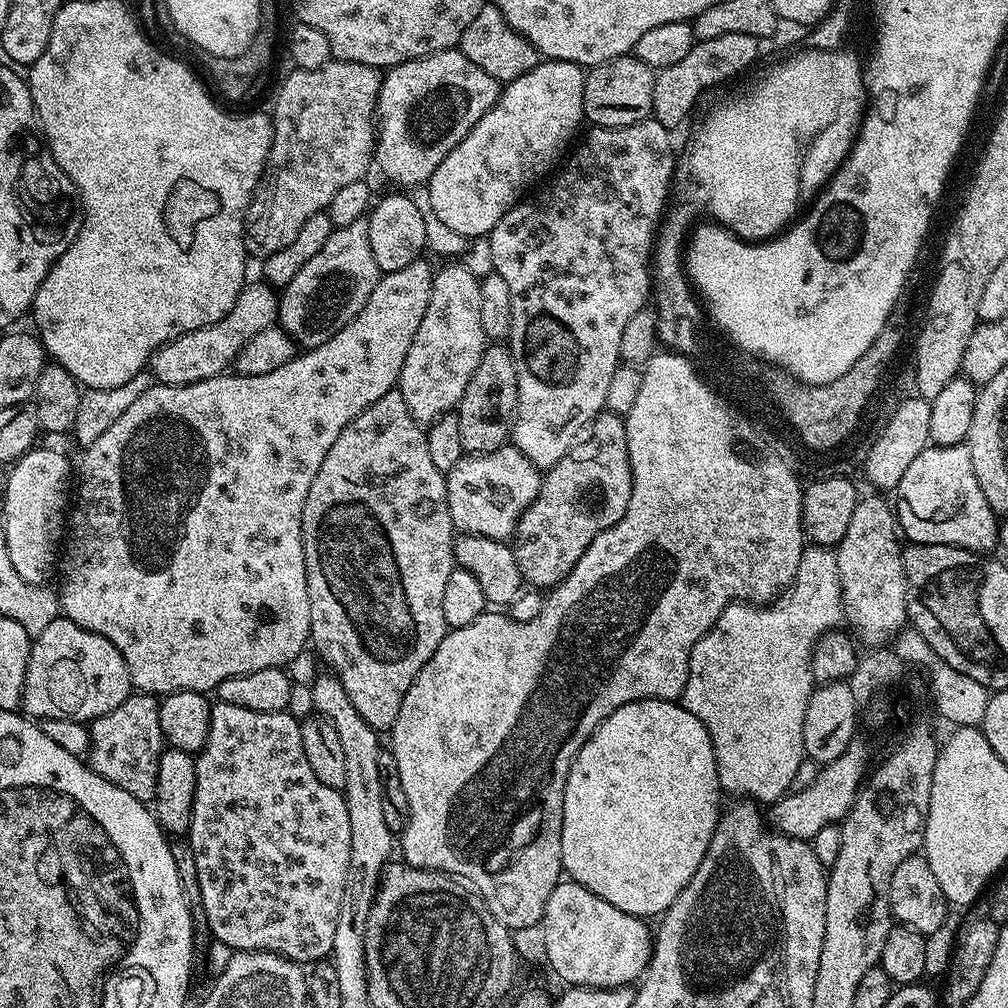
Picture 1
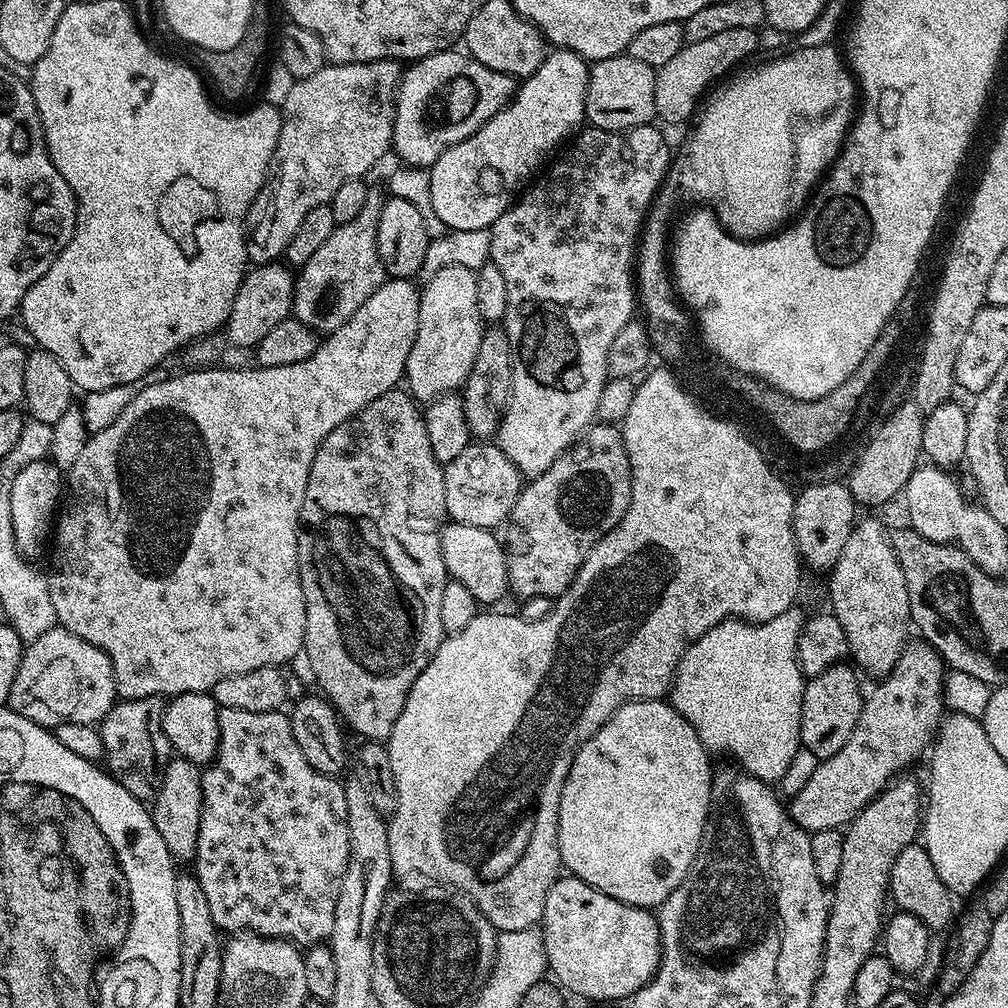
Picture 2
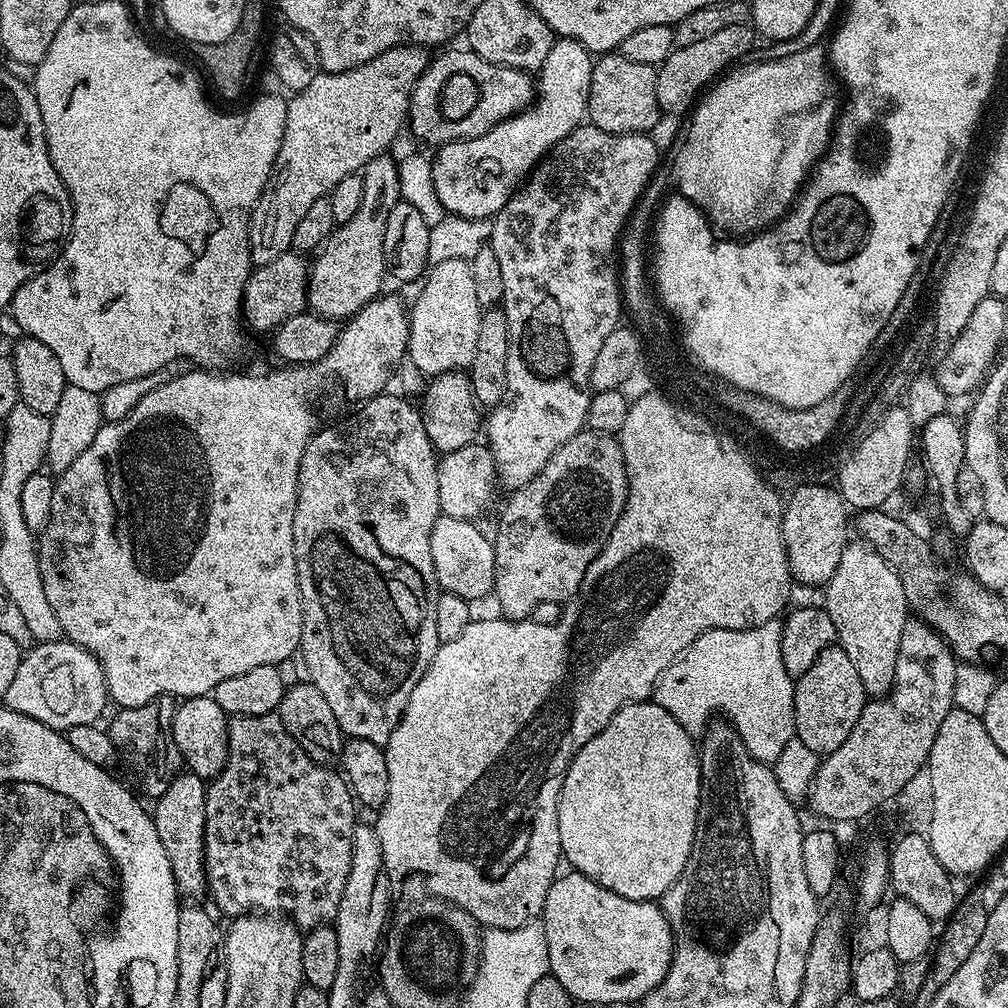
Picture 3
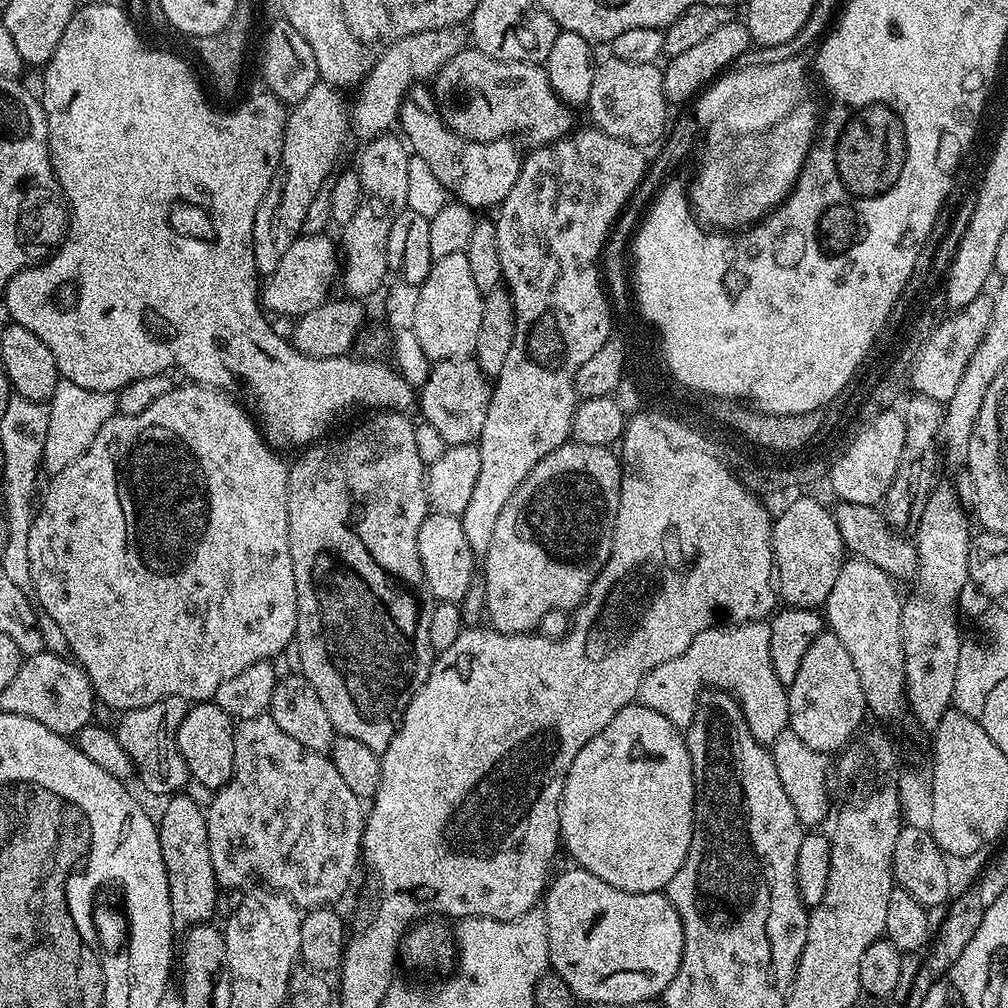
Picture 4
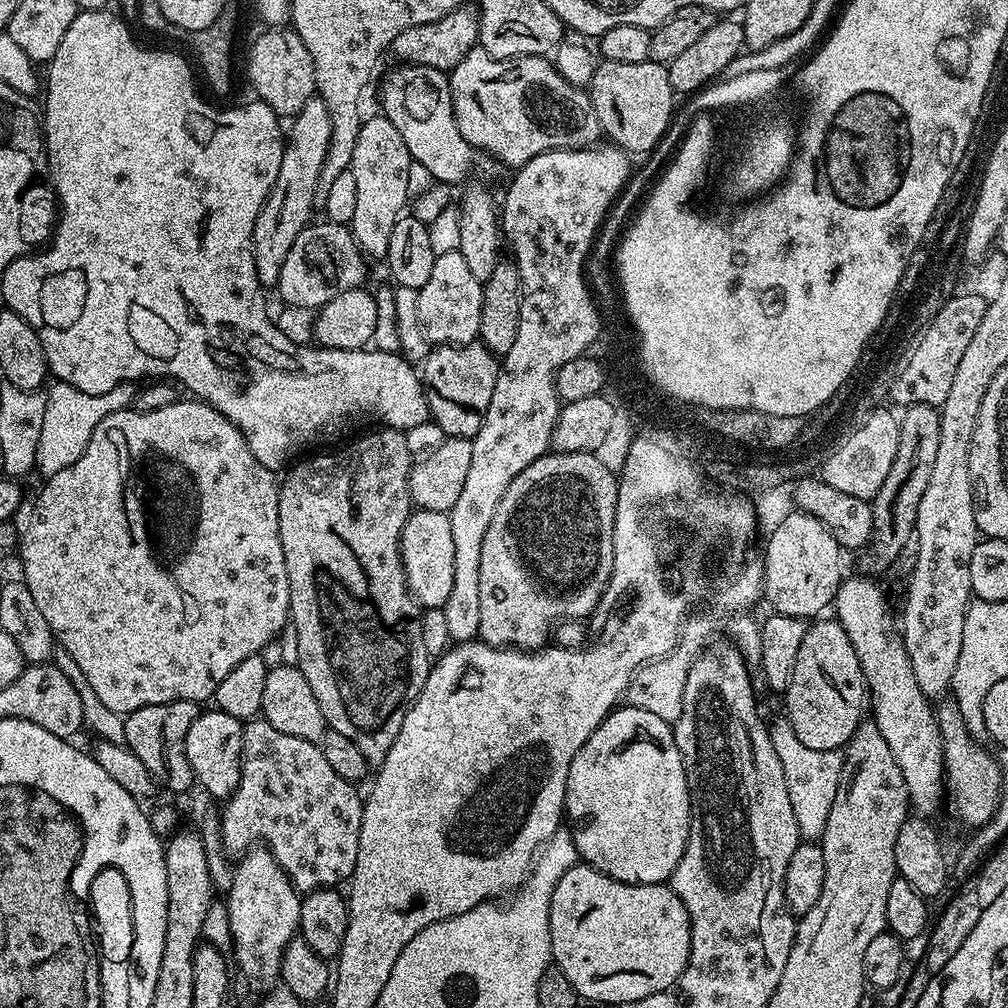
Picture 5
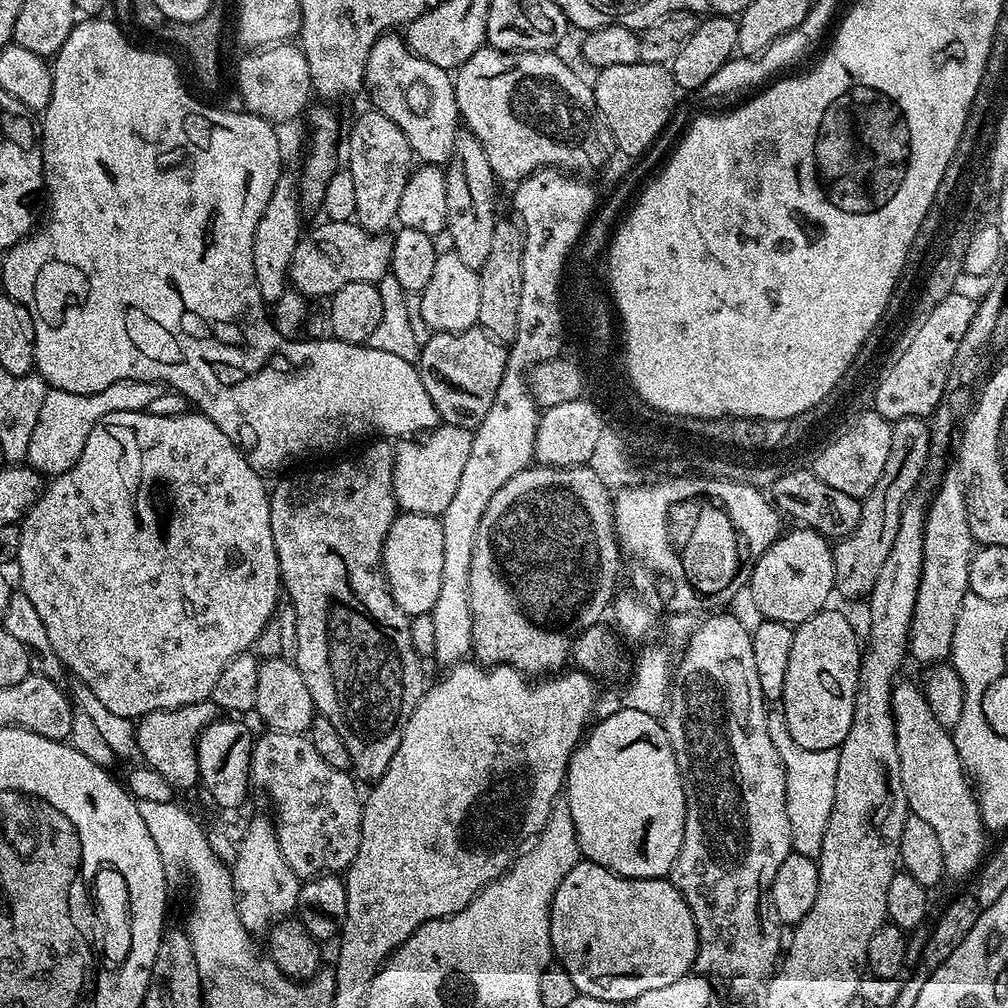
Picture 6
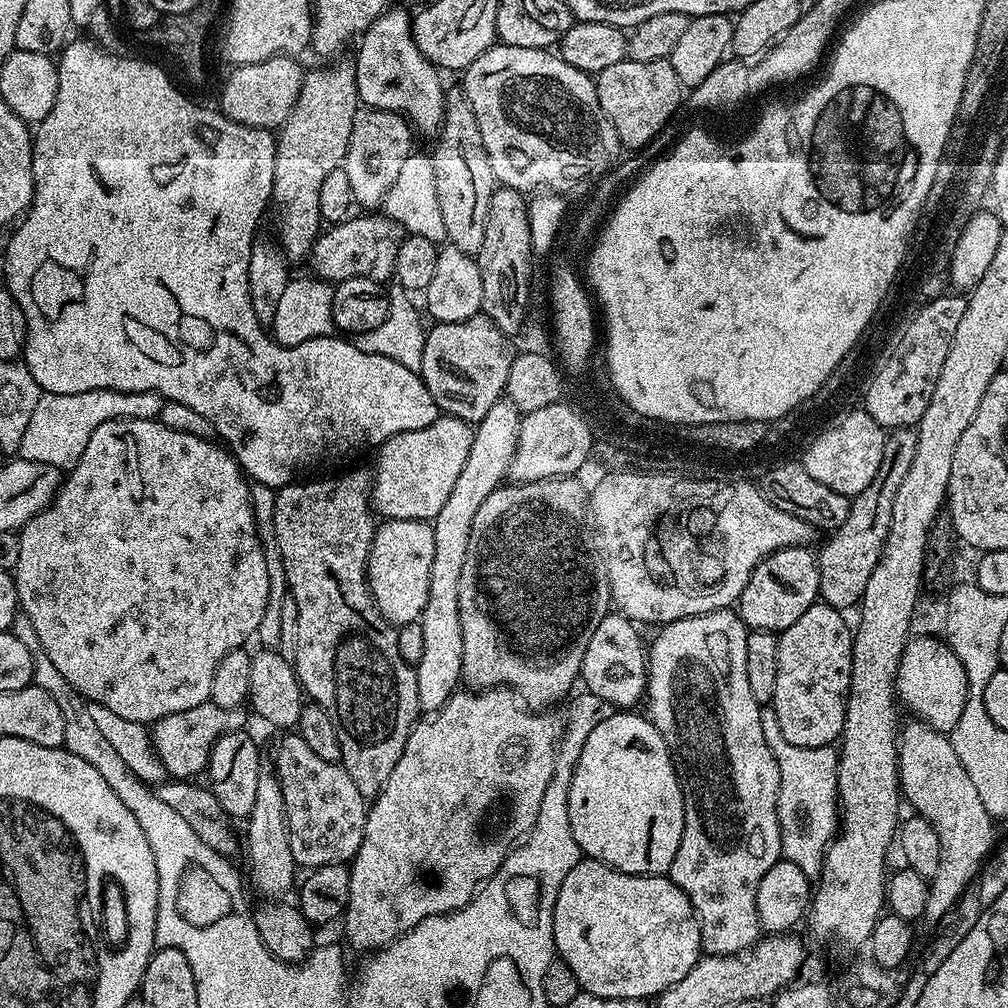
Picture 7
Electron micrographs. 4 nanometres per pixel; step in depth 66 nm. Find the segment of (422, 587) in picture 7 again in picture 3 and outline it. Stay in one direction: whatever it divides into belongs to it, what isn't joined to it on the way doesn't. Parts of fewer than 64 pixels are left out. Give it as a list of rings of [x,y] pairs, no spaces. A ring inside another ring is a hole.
[[[440,515],[434,522],[434,530],[430,533],[430,554],[434,558],[436,583],[450,594],[458,594],[463,600],[477,602],[483,596],[491,597],[496,586],[496,546],[491,539],[484,537],[484,532],[473,521],[462,518],[450,518]]]

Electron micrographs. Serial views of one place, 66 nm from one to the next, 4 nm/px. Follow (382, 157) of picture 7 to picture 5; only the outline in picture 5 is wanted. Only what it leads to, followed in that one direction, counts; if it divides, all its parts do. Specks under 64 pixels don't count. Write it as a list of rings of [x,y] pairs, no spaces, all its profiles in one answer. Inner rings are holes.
[[[376,114],[376,116],[370,117],[369,120],[367,117],[367,119],[361,123],[360,129],[358,130],[358,142],[354,142],[354,158],[352,159],[352,167],[350,169],[350,171],[354,174],[354,183],[358,185],[358,199],[354,210],[354,218],[350,225],[350,231],[356,240],[356,244],[359,246],[361,252],[364,253],[365,257],[372,259],[373,256],[374,259],[380,261],[383,261],[385,257],[387,257],[388,247],[390,246],[390,234],[394,234],[396,221],[399,220],[401,216],[405,215],[407,208],[404,207],[406,207],[407,204],[409,207],[410,204],[410,196],[408,200],[408,187],[412,184],[412,168],[414,169],[412,155],[410,154],[410,150],[406,150],[406,142],[402,142],[402,134],[398,134],[398,130],[394,126],[394,122],[390,122],[382,114]]]

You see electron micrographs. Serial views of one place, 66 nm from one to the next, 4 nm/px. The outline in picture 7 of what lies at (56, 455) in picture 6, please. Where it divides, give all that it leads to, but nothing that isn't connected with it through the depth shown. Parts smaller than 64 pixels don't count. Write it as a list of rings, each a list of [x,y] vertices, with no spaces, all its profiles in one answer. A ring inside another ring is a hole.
[[[90,390],[82,394],[54,394],[44,392],[30,414],[26,434],[18,453],[19,459],[30,462],[46,462],[61,470],[71,469],[82,458],[90,434],[98,430],[102,422],[111,420],[150,420],[159,417],[165,399],[158,392],[119,392],[118,390]]]

